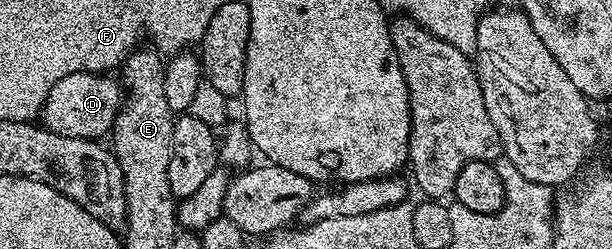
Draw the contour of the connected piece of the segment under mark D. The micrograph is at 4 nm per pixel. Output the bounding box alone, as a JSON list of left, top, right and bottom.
[39,73,123,141]

